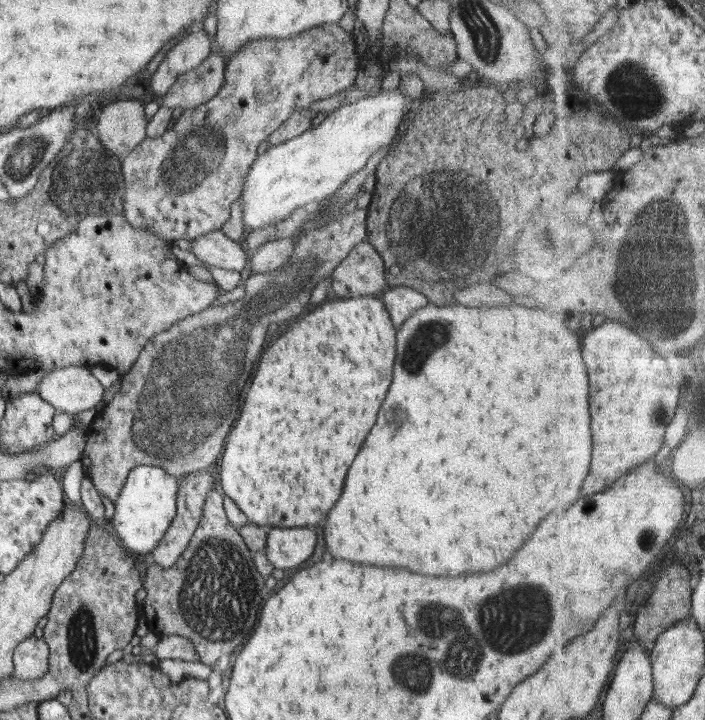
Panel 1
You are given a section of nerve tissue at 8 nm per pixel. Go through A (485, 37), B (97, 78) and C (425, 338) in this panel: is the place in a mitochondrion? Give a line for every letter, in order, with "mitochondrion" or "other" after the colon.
A: mitochondrion
B: other
C: mitochondrion

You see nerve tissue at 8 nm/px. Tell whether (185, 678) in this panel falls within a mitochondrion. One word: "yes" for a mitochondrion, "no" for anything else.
no

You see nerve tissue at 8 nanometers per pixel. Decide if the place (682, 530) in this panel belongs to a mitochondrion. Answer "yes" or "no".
no

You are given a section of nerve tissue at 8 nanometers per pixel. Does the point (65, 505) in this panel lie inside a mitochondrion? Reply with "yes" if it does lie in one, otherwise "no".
no

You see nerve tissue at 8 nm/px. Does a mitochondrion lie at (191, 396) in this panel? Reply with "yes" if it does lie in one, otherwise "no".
yes

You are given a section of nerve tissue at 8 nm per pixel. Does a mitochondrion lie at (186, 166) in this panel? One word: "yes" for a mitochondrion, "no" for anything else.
yes

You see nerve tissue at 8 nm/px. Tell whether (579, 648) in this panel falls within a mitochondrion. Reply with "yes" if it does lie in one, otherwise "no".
no

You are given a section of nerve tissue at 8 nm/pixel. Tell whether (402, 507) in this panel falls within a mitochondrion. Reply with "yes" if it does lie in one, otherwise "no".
no

